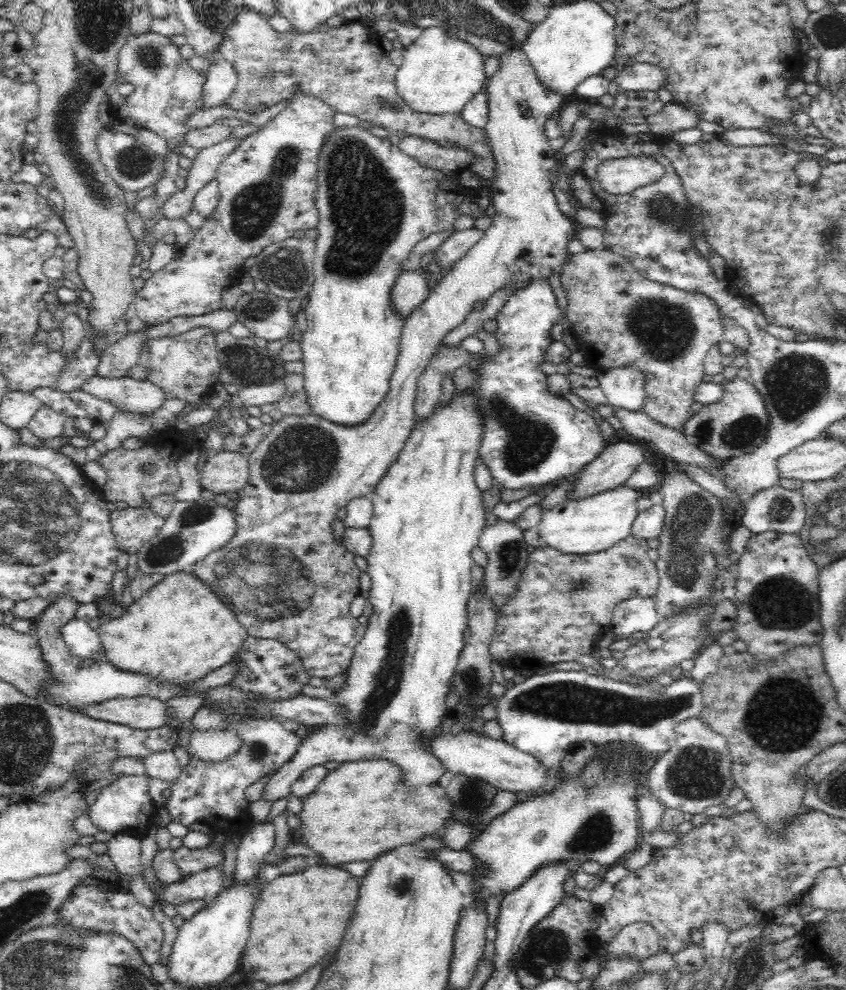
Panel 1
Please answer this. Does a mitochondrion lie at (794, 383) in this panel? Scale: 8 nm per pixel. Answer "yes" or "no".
yes

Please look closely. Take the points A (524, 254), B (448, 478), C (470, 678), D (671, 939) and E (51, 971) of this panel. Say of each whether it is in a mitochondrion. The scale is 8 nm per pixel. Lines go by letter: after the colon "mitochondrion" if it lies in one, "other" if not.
A: other
B: other
C: mitochondrion
D: other
E: mitochondrion

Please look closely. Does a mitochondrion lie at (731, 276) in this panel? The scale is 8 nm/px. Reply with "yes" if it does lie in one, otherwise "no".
no

